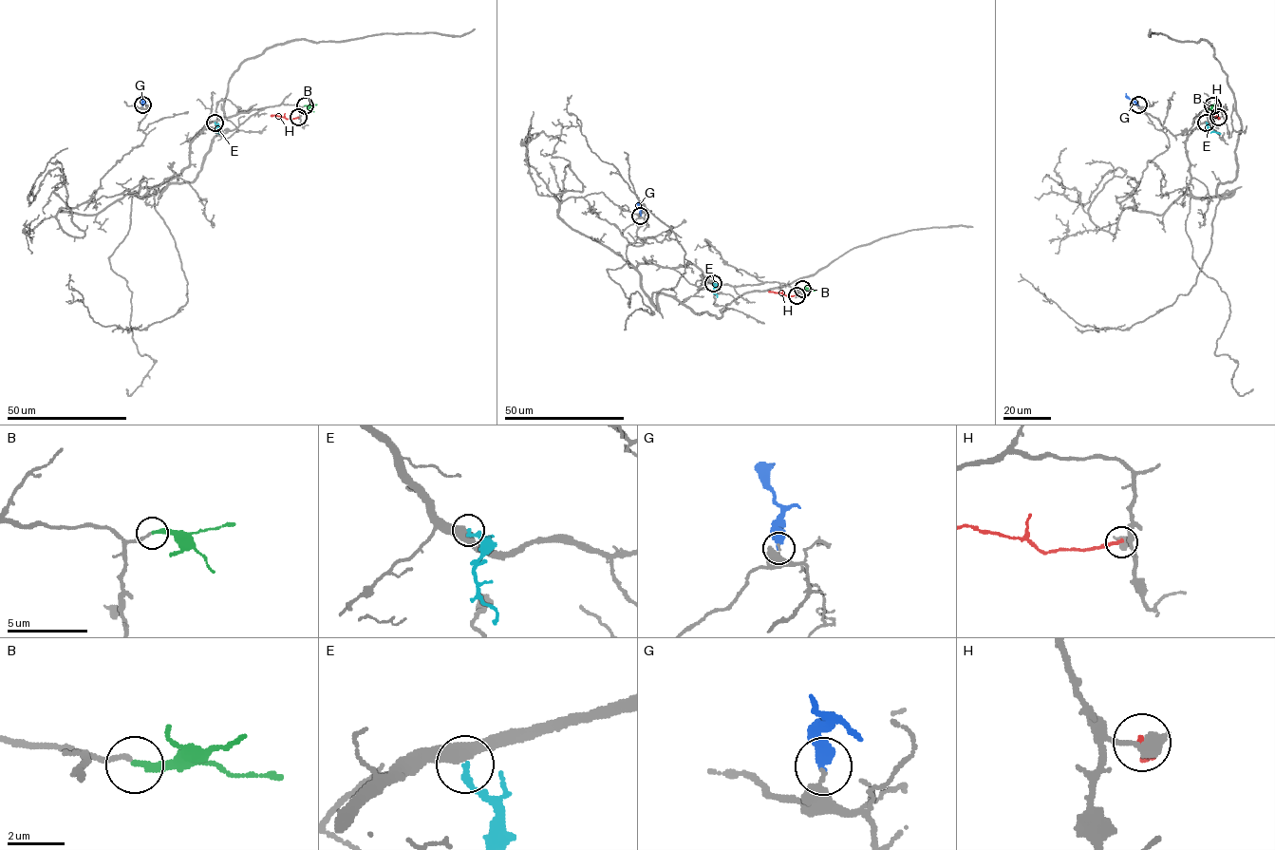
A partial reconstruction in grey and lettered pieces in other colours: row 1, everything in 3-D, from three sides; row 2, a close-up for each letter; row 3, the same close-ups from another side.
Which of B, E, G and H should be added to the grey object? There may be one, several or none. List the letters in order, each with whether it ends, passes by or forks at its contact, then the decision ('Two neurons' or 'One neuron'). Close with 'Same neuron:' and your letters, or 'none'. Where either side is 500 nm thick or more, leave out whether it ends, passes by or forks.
B: It ends there. One neuron
E: It ends there. Two neurons
G: It ends there. Two neurons
H: Two neurons
Same neuron: B

